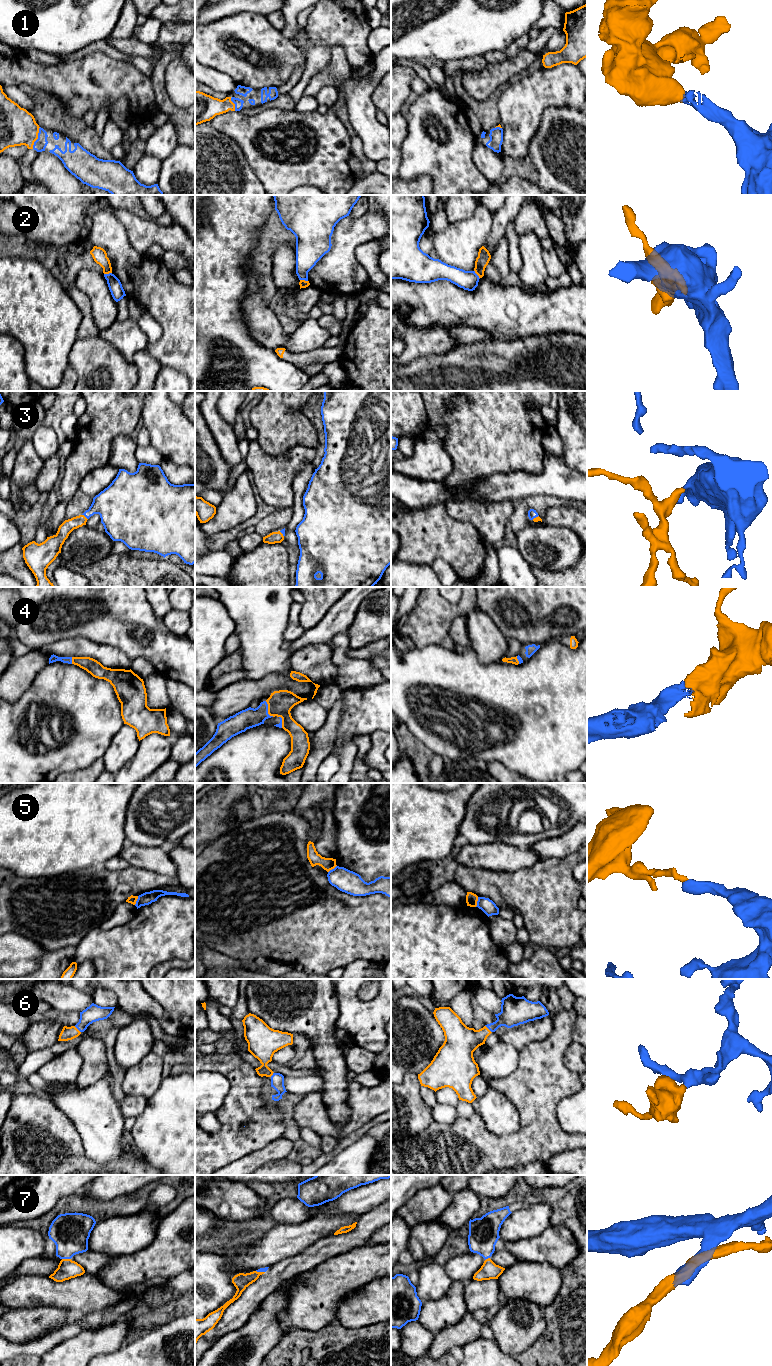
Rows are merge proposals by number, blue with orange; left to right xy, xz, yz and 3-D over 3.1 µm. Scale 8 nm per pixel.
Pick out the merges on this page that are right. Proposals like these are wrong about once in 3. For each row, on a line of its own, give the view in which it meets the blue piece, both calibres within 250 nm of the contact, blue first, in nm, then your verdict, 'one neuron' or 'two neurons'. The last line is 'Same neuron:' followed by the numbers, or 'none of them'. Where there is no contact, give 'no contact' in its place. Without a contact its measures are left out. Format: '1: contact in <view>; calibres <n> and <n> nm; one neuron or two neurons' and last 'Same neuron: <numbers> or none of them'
1: contact in xy; calibres 100 and 300 nm; one neuron
2: contact in xy; calibres 110 and 120 nm; two neurons
3: contact in xy; calibres 280 and 100 nm; one neuron
4: contact in xz; calibres 160 and 200 nm; one neuron
5: contact in yz; calibres 110 and 100 nm; two neurons
6: contact in yz; calibres 220 and 260 nm; one neuron
7: contact in xy; calibres 300 and 160 nm; one neuron
Same neuron: 1, 3, 4, 6, 7

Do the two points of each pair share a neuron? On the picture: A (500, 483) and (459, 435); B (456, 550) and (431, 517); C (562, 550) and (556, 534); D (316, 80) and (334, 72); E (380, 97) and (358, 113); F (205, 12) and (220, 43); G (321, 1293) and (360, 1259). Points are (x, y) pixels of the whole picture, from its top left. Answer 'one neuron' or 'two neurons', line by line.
A: two neurons
B: one neuron
C: one neuron
D: one neuron
E: two neurons
F: two neurons
G: one neuron

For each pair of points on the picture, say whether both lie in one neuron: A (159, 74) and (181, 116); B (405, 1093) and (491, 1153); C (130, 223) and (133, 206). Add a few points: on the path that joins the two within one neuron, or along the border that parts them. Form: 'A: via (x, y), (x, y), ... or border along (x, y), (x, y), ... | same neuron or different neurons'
A: via (159, 85), (162, 100), (170, 108) | same neuron
B: border along (433, 1120), (422, 1131), (414, 1134) | different neurons
C: border along (114, 208), (128, 209), (143, 215) | different neurons

